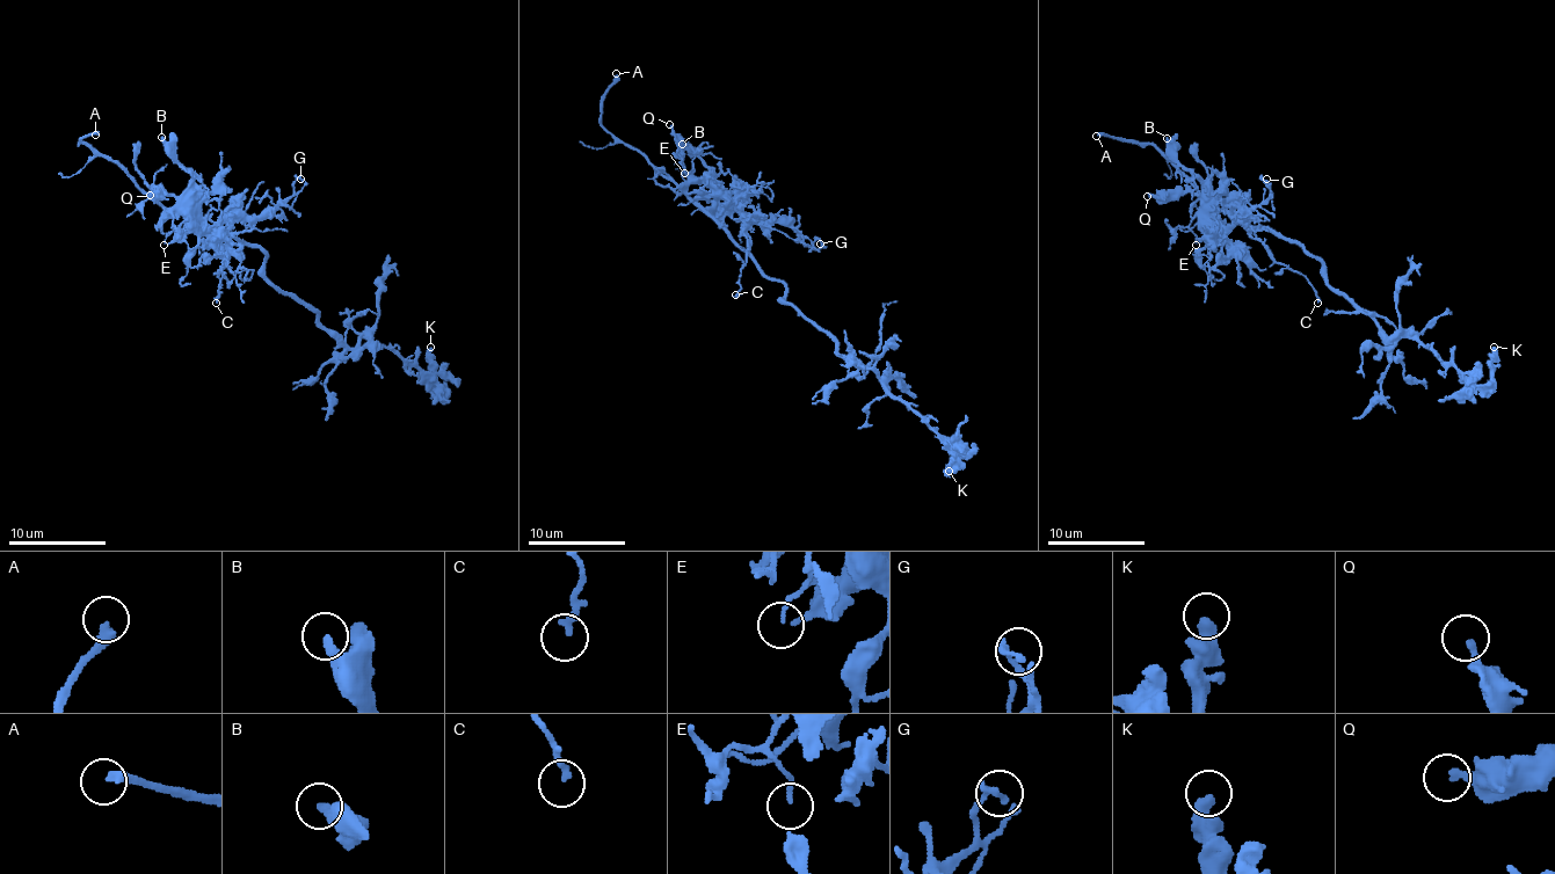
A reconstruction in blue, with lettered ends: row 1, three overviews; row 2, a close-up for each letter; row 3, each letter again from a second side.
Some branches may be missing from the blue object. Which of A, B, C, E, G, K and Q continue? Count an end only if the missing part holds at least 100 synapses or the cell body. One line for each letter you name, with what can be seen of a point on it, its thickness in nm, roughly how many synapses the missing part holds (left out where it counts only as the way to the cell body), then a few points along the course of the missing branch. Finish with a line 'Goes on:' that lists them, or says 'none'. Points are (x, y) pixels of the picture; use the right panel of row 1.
A: at (1096, 136); 300 nm thick
Goes on: A

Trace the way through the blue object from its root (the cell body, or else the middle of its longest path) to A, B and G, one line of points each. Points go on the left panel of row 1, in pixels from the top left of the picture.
A: (264, 259), (256, 247), (220, 230), (205, 230), (181, 212), (164, 210), (122, 168), (80, 141), (95, 135)
B: (264, 259), (256, 247), (220, 230), (205, 230), (188, 215), (196, 201), (194, 179), (161, 137)
G: (264, 259), (256, 247), (201, 227), (188, 212), (196, 205), (210, 225), (264, 219), (303, 186), (300, 179)

